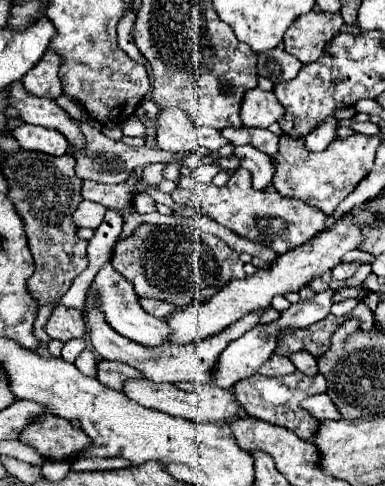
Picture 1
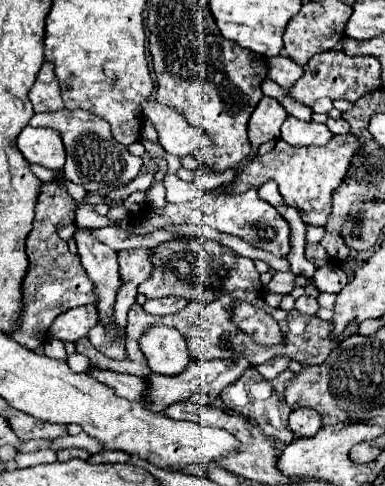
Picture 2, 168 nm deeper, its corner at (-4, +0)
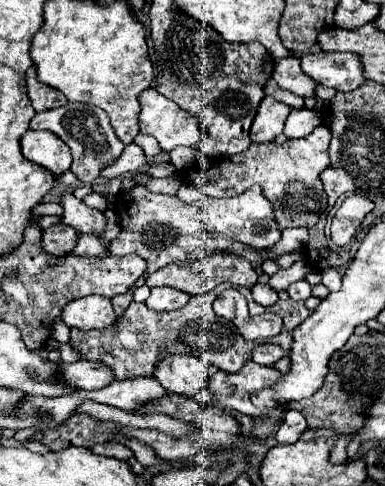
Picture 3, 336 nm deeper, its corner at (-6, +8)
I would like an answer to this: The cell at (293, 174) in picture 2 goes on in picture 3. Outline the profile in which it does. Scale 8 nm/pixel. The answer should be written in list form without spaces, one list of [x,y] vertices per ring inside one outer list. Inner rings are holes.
[[[322,124],[308,138],[286,140],[282,146],[276,146],[274,142],[252,144],[242,154],[234,154],[214,162],[212,158],[202,158],[188,170],[184,170],[180,176],[196,184],[206,196],[214,198],[238,196],[252,184],[260,184],[264,196],[274,206],[274,216],[282,230],[296,226],[312,228],[318,222],[320,214],[326,210],[326,192],[322,188],[320,174],[330,166],[328,144],[330,130],[326,128],[326,124]]]

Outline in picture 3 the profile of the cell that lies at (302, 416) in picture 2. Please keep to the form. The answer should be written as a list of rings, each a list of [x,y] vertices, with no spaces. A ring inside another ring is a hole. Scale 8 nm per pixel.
[[[290,408],[284,416],[284,424],[276,432],[276,440],[282,444],[292,444],[302,436],[302,432],[306,428],[308,428],[308,424],[306,424],[306,418],[302,416],[302,412]]]

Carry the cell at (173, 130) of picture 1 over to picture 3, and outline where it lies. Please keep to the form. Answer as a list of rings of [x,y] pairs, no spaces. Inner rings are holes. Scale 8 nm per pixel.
[[[146,88],[140,94],[140,106],[140,132],[154,136],[164,152],[176,146],[196,146],[204,138],[198,120],[158,90]]]

